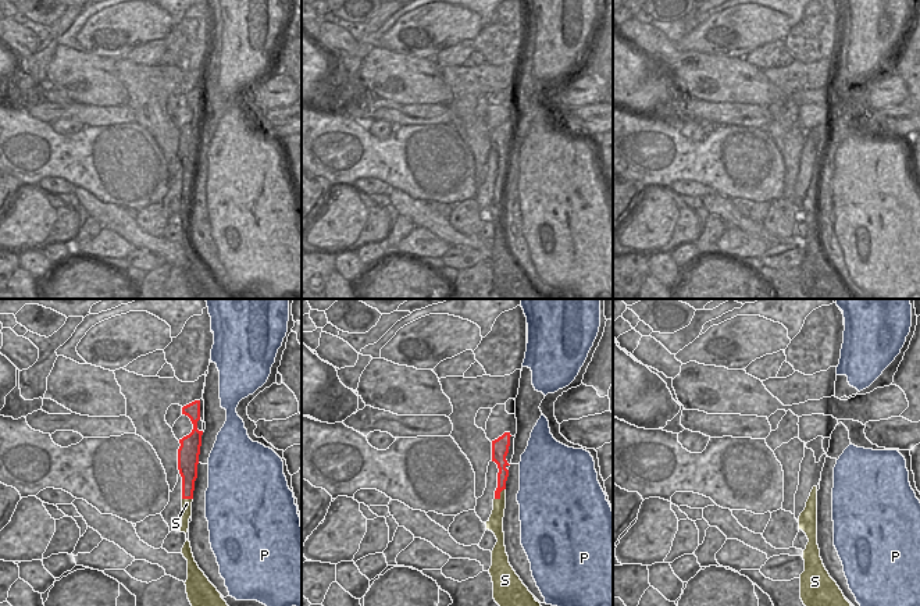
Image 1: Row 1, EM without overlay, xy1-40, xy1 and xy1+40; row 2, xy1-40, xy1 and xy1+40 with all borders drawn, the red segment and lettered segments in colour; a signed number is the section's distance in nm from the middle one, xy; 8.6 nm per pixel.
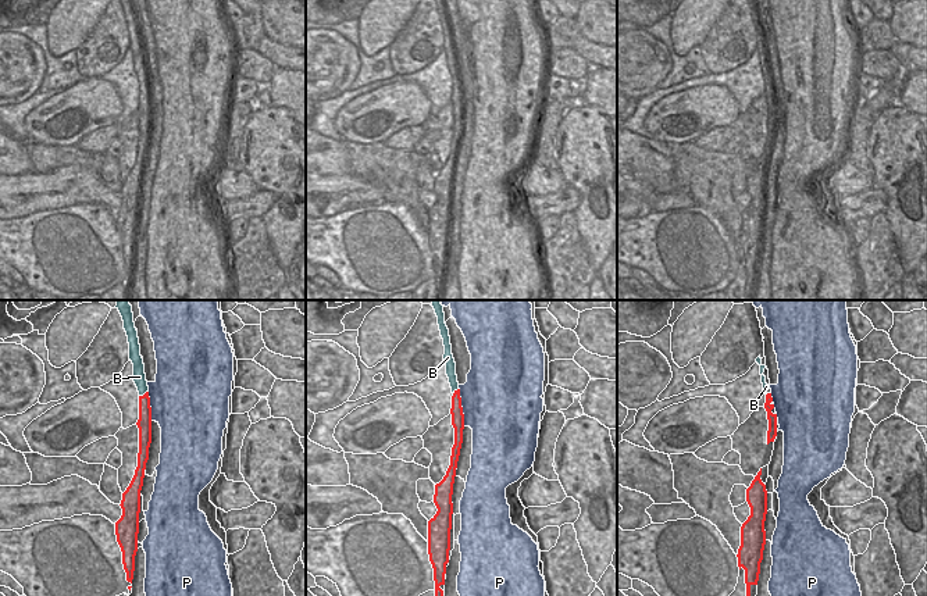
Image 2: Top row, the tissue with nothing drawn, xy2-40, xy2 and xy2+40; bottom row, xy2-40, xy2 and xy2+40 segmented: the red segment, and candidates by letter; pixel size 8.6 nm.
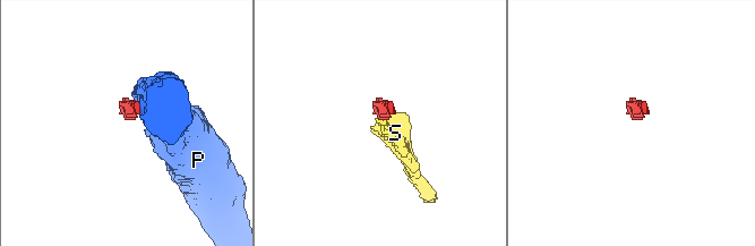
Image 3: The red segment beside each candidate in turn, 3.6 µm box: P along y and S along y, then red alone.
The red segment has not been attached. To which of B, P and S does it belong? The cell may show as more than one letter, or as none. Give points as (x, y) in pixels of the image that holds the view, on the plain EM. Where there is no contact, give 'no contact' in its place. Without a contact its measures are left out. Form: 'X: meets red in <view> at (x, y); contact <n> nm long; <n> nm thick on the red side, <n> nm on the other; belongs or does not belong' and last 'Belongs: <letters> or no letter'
B: meets red in xy2-40 at (145, 82); contact 100 nm long; 120 nm thick on the red side, 120 nm on the other; belongs
P: meets red in xy2 at (462, 96); contact 340 nm long; 120 nm thick on the red side, 500 nm on the other; does not belong
S: meets red in xy1 at (499, 184); contact 140 nm long; 100 nm thick on the red side, 130 nm on the other; belongs
Belongs: B, S

